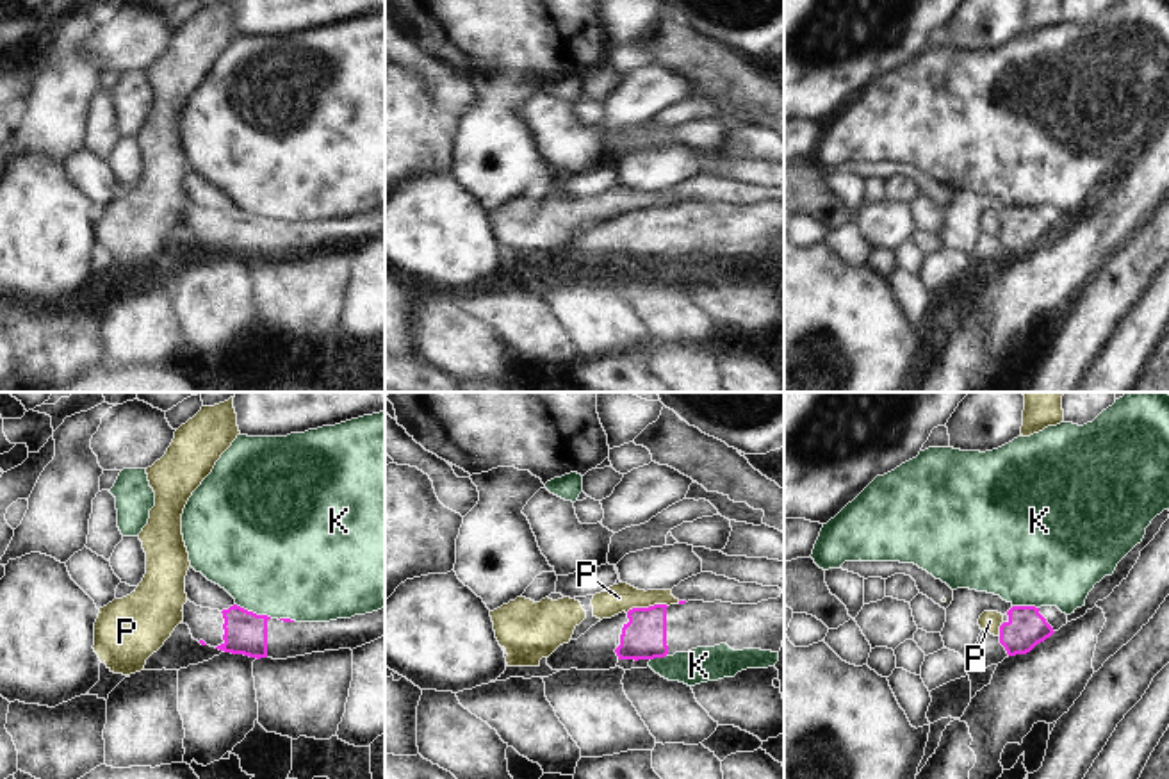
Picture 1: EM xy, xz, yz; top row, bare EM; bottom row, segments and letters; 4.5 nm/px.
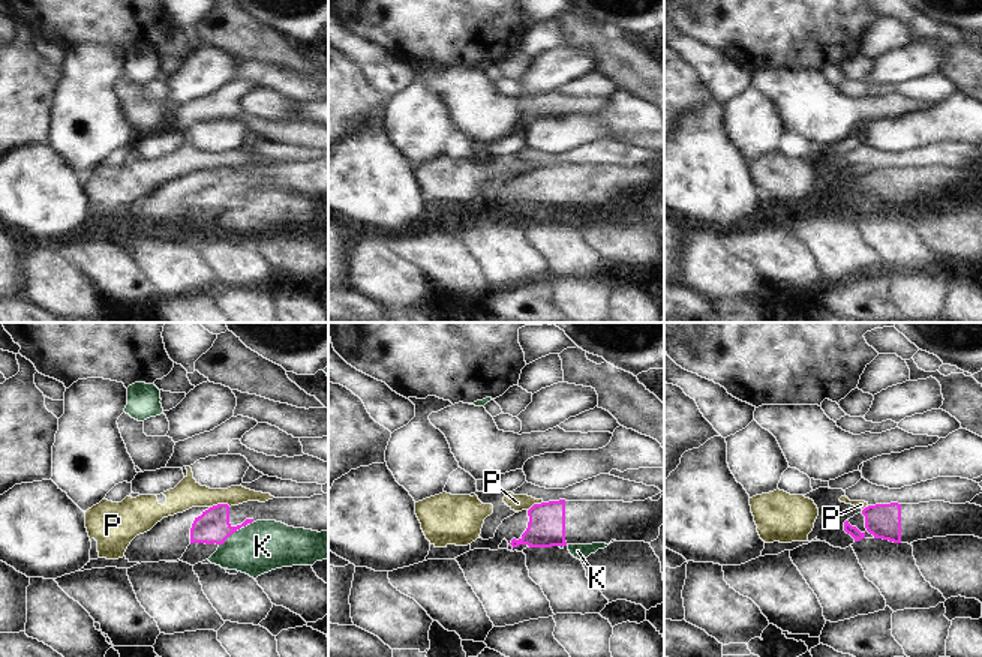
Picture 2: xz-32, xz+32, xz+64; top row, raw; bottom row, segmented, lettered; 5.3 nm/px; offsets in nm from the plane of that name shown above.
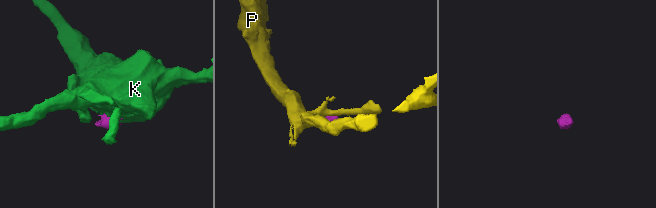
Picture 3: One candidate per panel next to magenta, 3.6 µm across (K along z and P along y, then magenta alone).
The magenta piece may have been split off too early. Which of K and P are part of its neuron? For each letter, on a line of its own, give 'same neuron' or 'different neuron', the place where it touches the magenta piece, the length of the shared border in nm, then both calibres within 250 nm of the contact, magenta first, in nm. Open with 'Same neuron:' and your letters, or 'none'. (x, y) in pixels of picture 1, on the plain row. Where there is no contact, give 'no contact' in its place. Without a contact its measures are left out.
Same neuron: none
K: different neuron; contact xy (252, 213); length 180 nm; calibres 190 and 480 nm
P: different neuron; contact xz (645, 209); length 190 nm; calibres 200 and 130 nm

